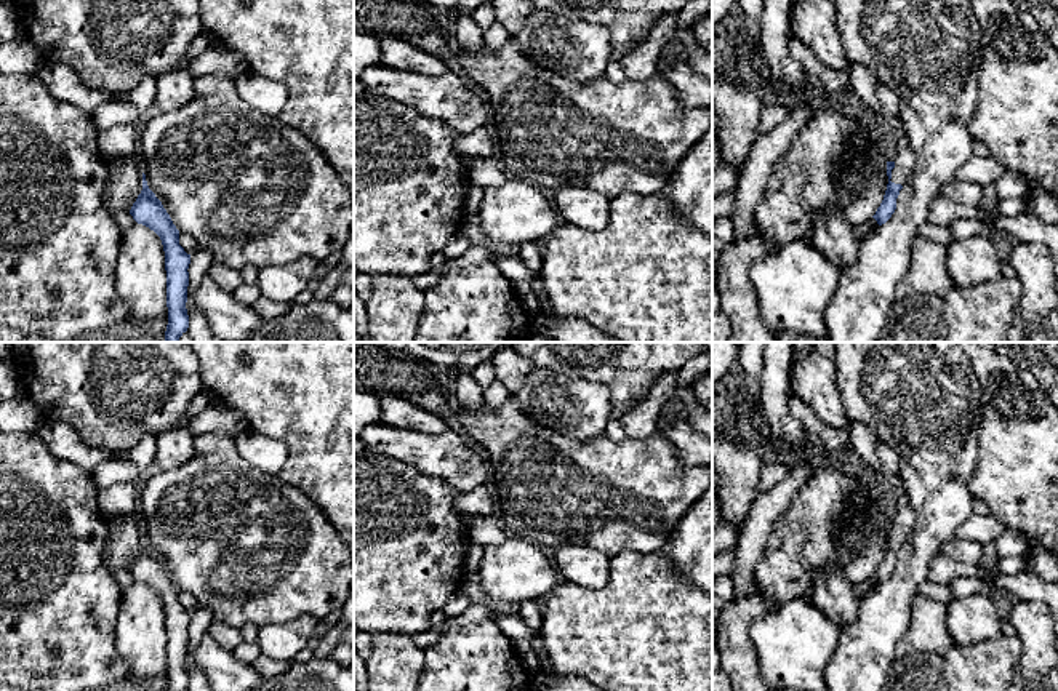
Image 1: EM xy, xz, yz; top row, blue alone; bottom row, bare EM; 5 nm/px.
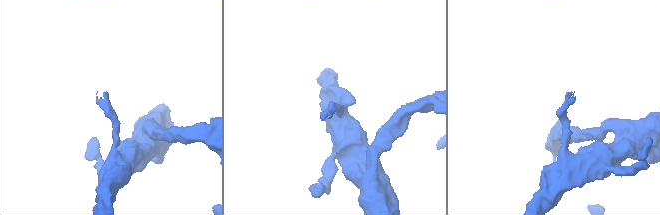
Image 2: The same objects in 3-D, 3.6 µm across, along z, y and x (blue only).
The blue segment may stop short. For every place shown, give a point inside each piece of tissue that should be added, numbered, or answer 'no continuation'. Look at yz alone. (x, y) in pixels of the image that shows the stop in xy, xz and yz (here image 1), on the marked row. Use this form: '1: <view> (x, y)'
1: yz (901, 154)

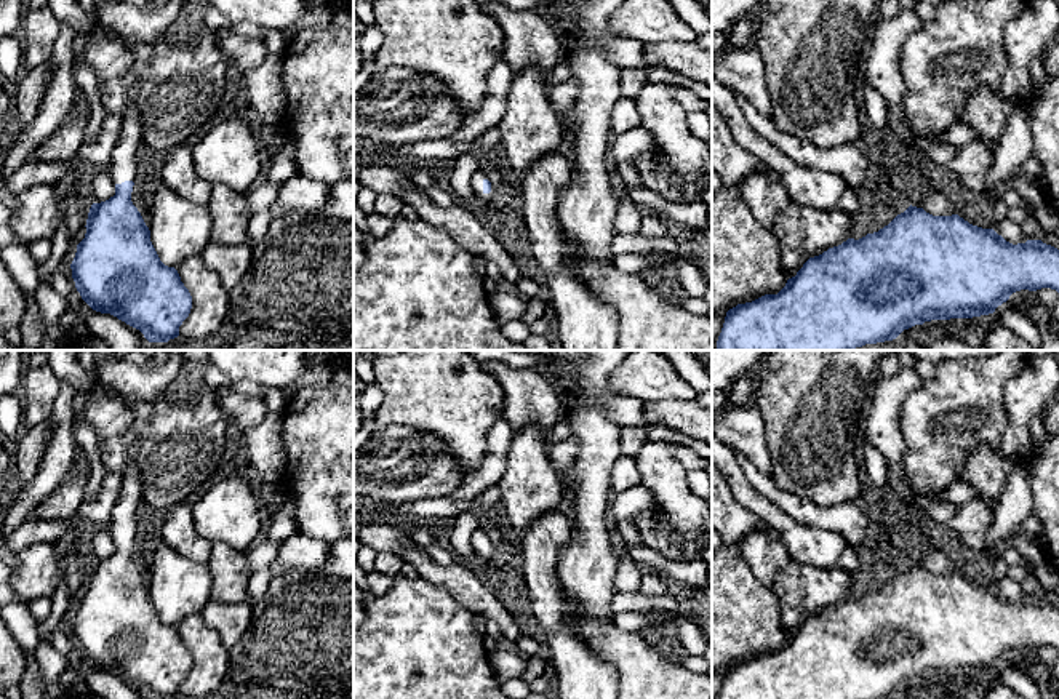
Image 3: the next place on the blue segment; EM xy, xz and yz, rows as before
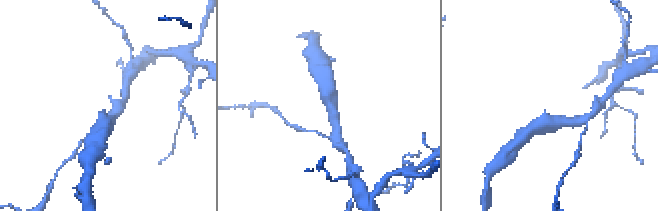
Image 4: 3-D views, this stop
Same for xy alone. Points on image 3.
1: xy (122, 167)

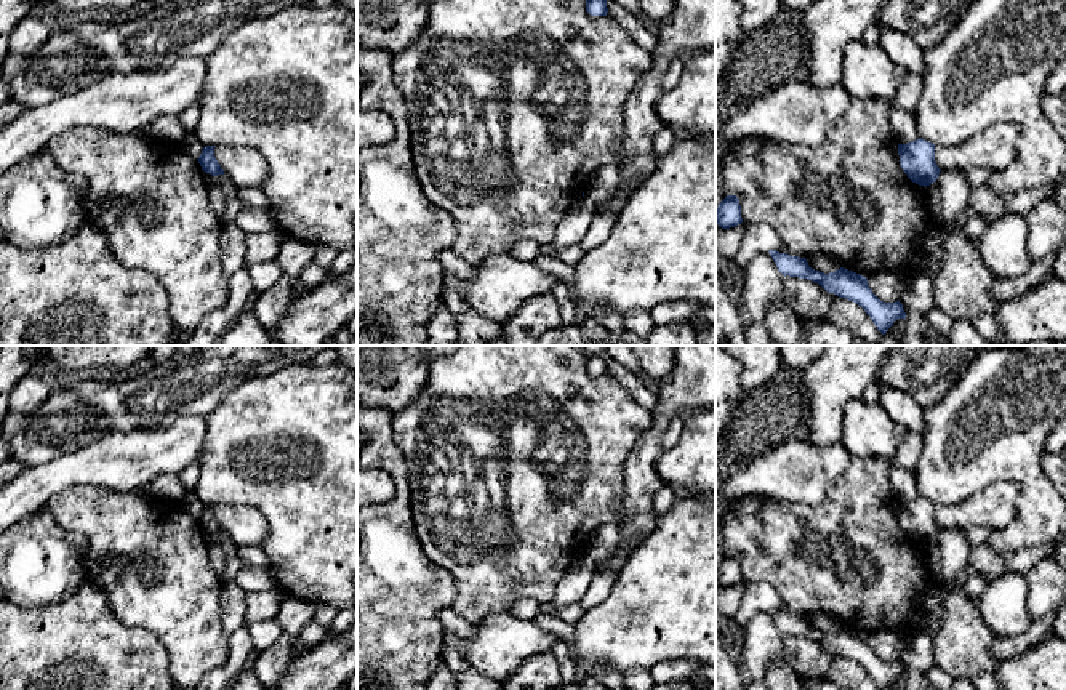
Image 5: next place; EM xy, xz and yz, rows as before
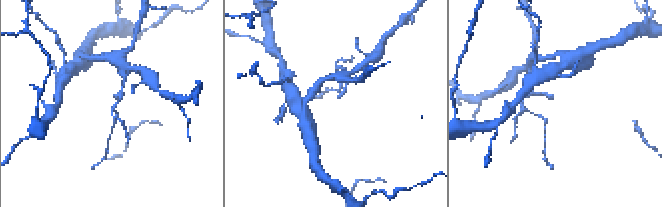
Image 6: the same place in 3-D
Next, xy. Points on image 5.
no continuation

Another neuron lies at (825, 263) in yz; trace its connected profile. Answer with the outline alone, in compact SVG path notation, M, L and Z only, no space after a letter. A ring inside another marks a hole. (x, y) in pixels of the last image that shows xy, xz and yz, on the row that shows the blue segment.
M815 253L805 258L808 266L815 271L829 274L842 267L840 259L826 253Z

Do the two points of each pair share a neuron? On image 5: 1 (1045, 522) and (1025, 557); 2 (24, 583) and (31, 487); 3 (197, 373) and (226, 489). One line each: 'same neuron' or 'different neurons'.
1: different neurons
2: different neurons
3: different neurons

